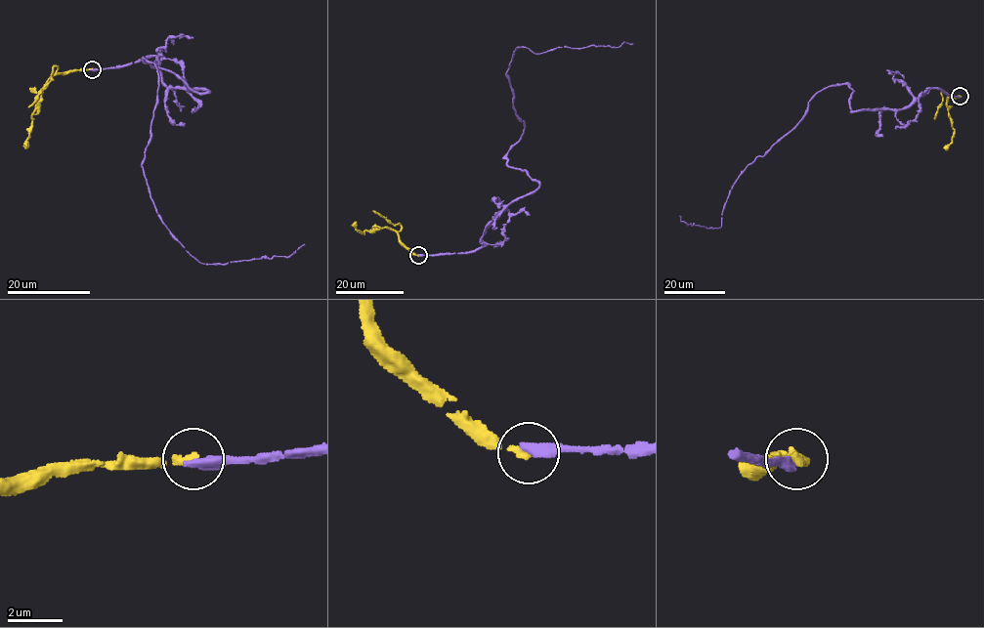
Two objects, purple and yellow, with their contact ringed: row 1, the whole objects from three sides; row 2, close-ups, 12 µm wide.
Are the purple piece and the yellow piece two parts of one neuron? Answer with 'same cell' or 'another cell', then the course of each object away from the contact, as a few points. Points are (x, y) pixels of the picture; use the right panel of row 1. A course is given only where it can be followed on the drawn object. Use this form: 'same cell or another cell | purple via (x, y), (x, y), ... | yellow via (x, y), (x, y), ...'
another cell | purple via (960, 97), (935, 88), (905, 108), (851, 111), (854, 91), (831, 85), (747, 166), (720, 227), (680, 216) | yellow via (960, 97), (949, 97), (947, 102), (953, 141), (943, 148)

